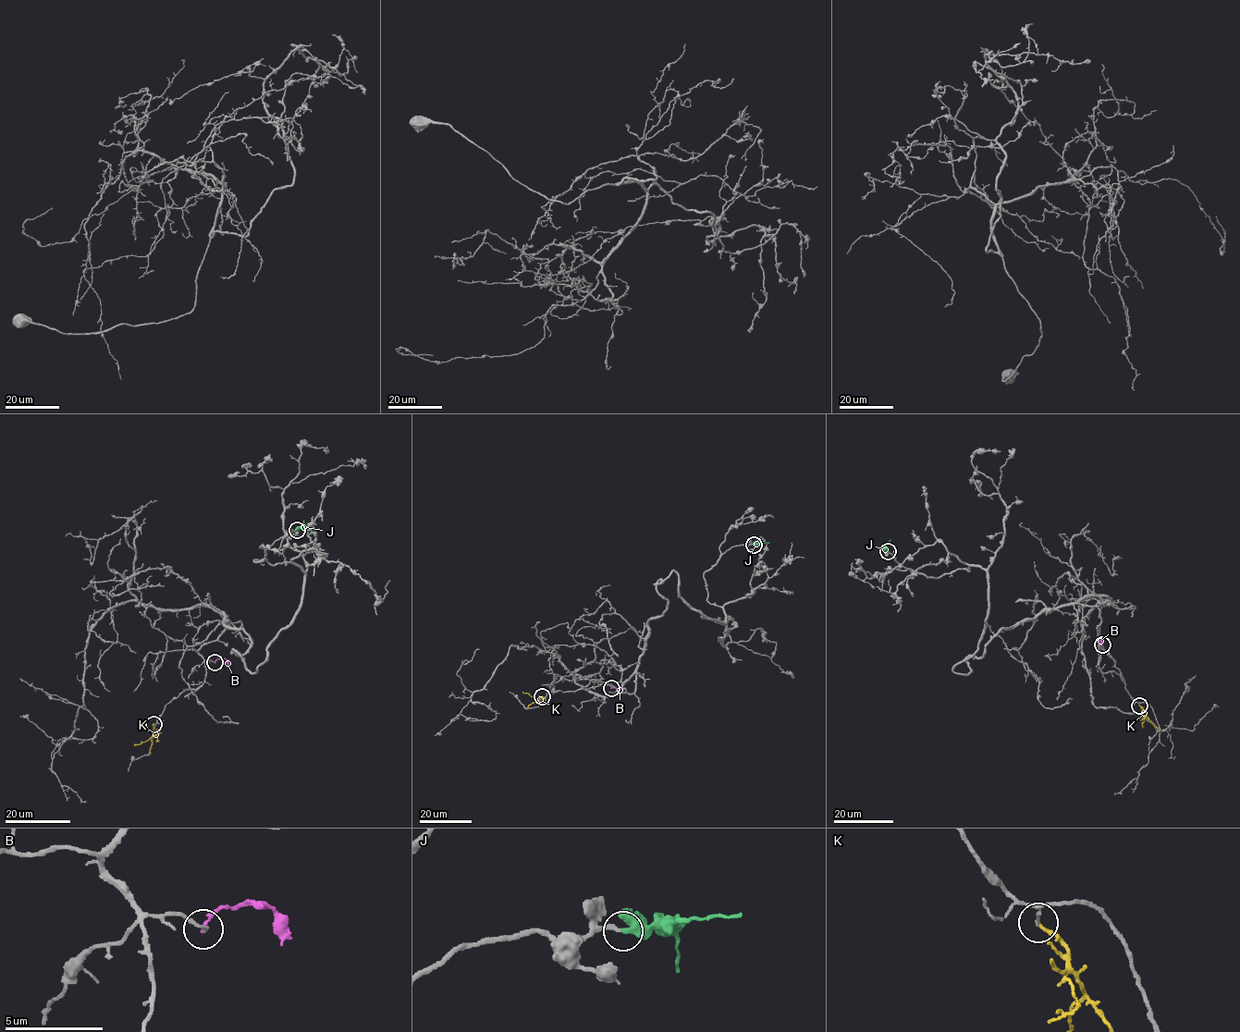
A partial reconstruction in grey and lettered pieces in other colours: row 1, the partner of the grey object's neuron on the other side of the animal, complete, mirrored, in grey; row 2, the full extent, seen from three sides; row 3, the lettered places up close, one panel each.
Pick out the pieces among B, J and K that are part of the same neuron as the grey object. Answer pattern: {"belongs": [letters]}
{"belongs": ["J"]}

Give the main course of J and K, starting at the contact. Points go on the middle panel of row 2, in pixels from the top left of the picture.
J: (754, 545), (769, 543)
K: (542, 696), (537, 700), (522, 692)

